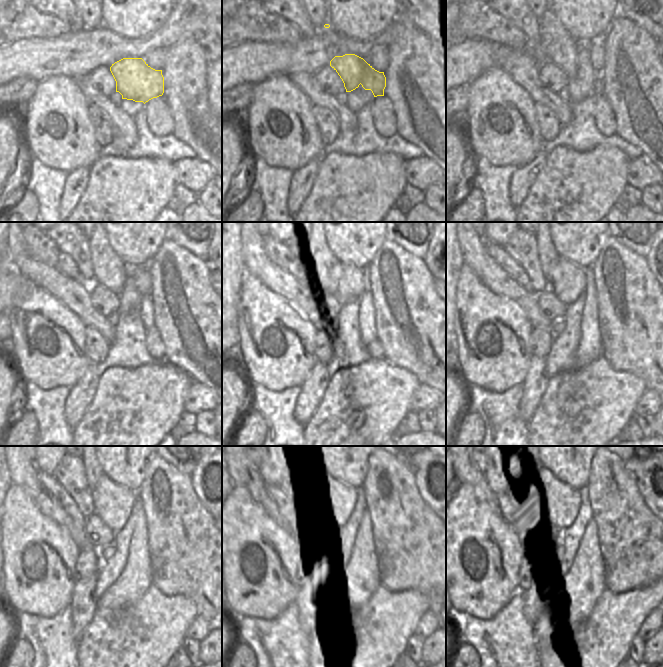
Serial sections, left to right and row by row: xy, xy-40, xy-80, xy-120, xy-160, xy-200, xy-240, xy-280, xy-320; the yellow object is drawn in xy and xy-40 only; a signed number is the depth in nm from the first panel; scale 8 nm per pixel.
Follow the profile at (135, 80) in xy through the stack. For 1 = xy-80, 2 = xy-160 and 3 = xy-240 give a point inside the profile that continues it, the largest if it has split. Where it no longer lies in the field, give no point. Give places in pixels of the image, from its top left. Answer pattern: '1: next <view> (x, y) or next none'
1: next xy-80 (561, 49)
2: next xy-160 (328, 265)
3: next xy-240 (93, 469)

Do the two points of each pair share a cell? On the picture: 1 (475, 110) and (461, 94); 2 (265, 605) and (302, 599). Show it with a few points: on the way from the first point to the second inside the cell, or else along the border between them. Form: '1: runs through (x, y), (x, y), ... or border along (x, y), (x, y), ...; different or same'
1: border along (470, 84), (468, 104), (463, 115); different
2: border along (298, 586), (298, 592), (293, 601); different

